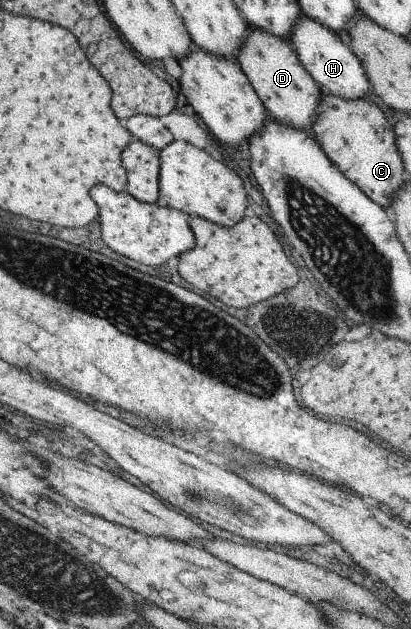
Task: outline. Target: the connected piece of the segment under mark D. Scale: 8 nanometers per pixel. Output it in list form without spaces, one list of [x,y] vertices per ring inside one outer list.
[[[249,27],[235,62],[272,121],[282,123],[290,129],[294,127],[298,131],[309,131],[312,121],[316,119],[316,107],[320,101],[321,91],[302,68],[287,40]]]

